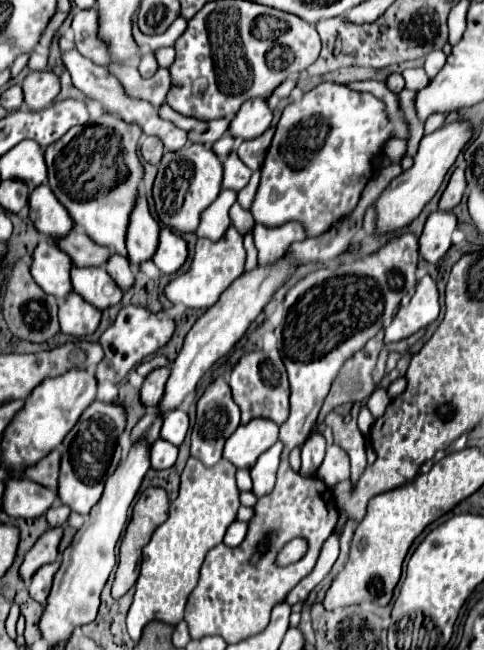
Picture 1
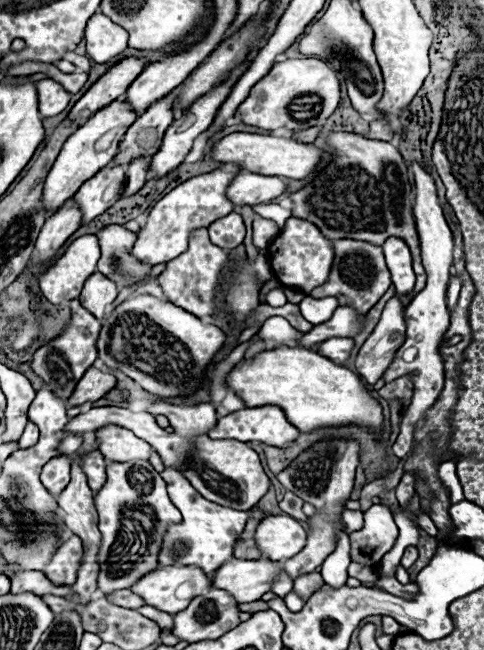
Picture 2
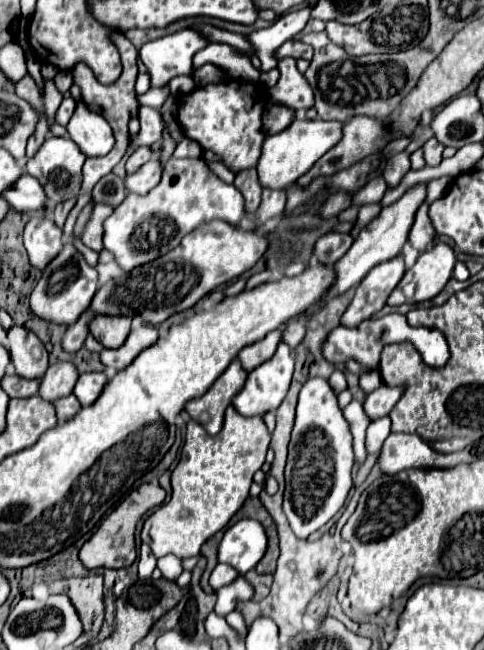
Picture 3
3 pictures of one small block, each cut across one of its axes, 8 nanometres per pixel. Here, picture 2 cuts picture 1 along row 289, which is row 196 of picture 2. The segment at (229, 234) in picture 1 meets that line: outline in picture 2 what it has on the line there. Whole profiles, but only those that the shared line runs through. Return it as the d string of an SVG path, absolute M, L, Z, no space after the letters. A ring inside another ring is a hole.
M234 168L230 172L214 170L208 174L194 176L186 182L182 182L180 186L176 186L170 194L166 194L162 200L158 200L156 206L150 210L146 230L142 228L138 232L138 240L132 248L132 256L156 266L162 262L170 262L170 260L178 258L182 252L186 252L192 230L208 228L214 220L234 212L234 204L226 198L226 188L232 184L234 176L238 176L240 172L242 172L240 168Z

